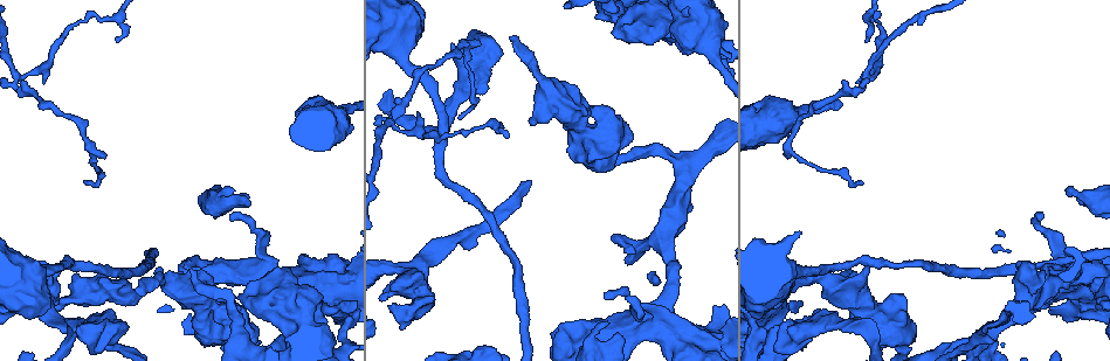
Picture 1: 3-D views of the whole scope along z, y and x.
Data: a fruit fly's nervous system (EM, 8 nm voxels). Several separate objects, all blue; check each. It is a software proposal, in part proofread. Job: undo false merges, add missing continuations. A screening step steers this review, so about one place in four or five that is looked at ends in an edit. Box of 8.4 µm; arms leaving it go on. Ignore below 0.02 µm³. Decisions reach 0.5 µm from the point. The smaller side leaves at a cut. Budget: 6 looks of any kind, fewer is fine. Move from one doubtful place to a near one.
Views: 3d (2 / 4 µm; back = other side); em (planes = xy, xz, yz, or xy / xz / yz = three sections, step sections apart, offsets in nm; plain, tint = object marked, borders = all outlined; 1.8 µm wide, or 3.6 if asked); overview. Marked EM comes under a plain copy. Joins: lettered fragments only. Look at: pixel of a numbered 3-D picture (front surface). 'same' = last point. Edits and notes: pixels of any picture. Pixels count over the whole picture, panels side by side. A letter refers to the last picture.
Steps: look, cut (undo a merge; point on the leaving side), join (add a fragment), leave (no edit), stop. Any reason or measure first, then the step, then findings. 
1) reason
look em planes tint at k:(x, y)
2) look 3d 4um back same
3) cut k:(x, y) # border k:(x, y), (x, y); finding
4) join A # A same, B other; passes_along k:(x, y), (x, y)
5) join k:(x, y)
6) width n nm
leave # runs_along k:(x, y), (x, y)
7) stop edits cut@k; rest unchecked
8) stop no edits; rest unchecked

look 3d 2um back at 1:(137, 290)

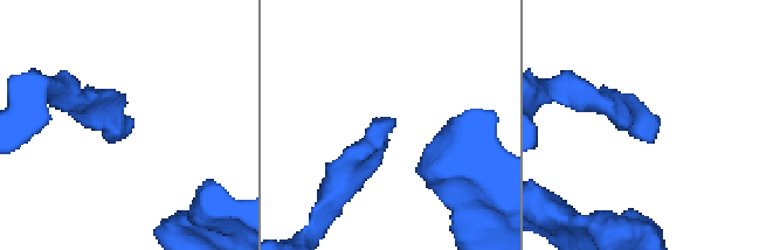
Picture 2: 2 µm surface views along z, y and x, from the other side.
look em 3.6um planes borders at 2:(394, 118)

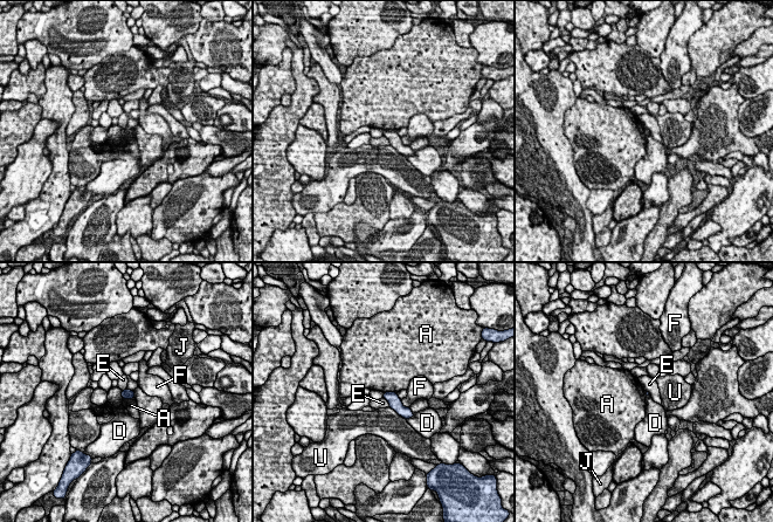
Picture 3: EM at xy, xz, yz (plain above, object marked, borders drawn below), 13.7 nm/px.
leave # A other, D other, E other, F other, J other, U other; border 3:(414, 413), (407, 419); no lettered fragment goes on from it

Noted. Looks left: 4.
sharp bend
look em yz step 4 tint at 1:(790, 146)

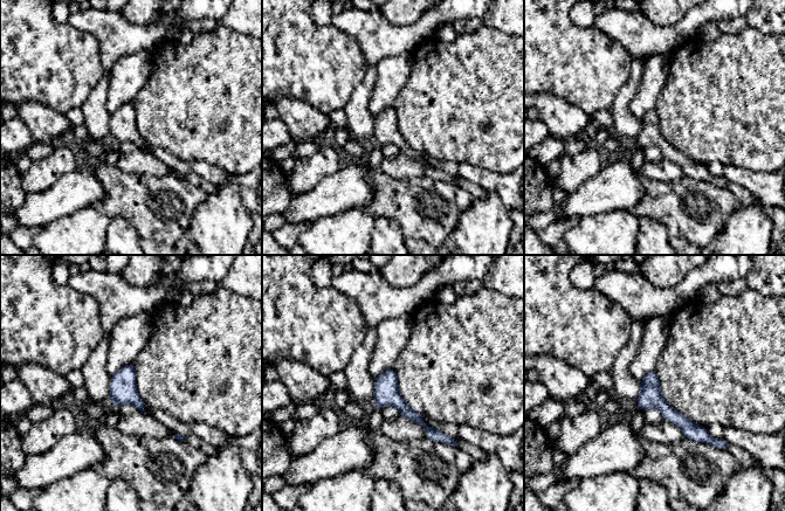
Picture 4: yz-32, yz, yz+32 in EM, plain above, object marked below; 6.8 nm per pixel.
look em planes borders same

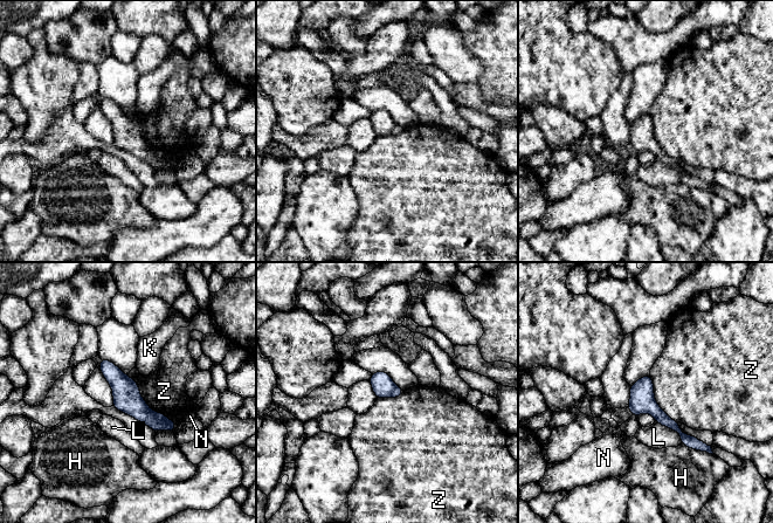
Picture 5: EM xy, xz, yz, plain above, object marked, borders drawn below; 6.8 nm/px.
width 150 nm
leave # H other, K other, L other, N other, Z other; runs_along 5:(103, 363), (150, 418), (171, 427); one neuron here

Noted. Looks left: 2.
sudden change in width
look em xz step 16 borders at 1:(1062, 296)

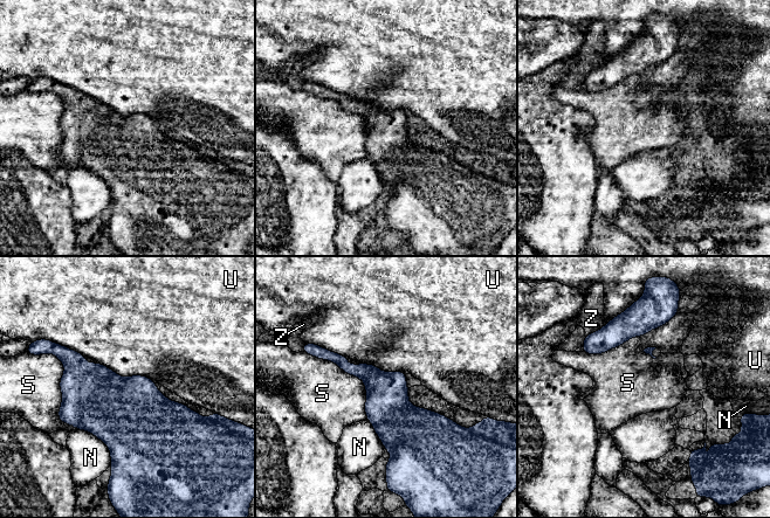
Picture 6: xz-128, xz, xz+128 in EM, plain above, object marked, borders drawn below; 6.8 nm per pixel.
leave # N other, S other, U other, Z other; border 6:(676, 313), (600, 353), (583, 352); all the same neuron

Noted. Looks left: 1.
stop no edits; rest unchecked

